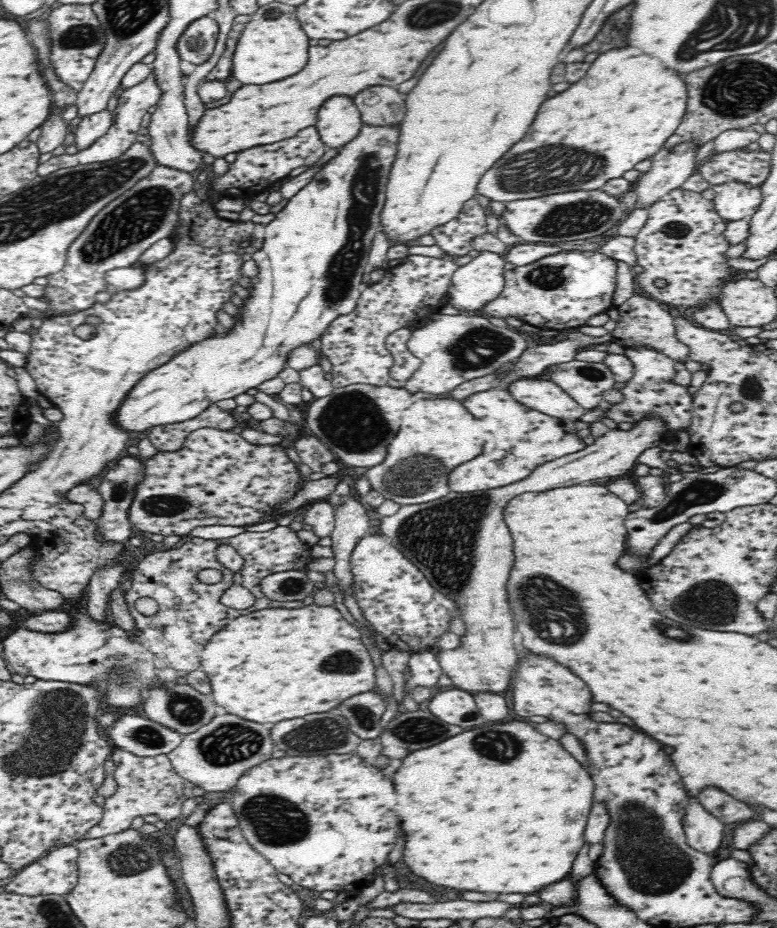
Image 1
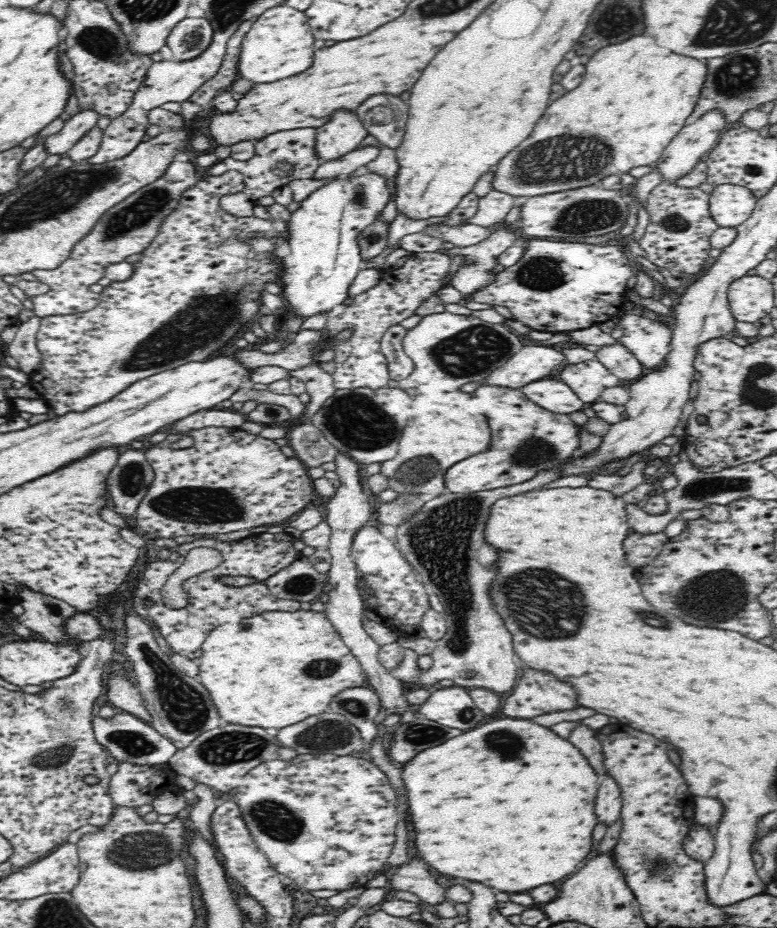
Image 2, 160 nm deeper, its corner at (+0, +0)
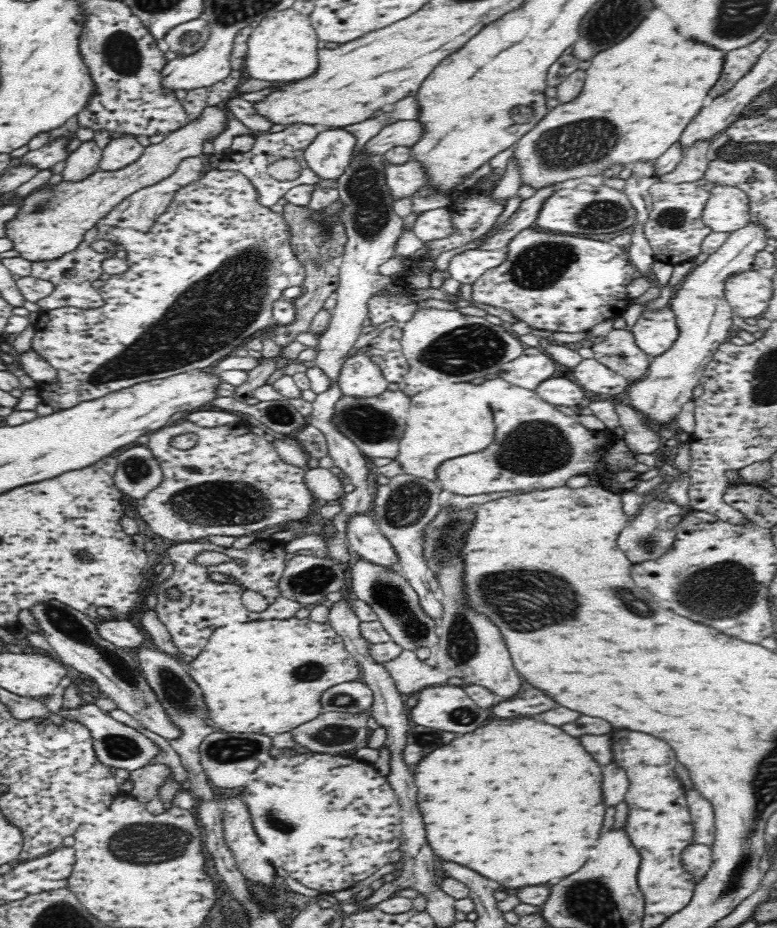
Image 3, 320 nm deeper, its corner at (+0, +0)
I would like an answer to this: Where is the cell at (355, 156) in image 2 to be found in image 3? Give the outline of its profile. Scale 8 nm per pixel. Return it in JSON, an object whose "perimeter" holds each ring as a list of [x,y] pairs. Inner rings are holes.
{"perimeter":[[[399,120],[383,128],[366,144],[368,154],[384,155],[395,146],[405,146],[410,149],[423,137],[425,130],[419,120]]]}

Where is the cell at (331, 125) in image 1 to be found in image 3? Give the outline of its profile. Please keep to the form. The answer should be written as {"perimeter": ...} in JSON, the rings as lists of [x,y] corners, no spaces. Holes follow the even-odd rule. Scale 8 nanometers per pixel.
{"perimeter":[[[342,128],[321,129],[306,147],[304,159],[319,180],[336,181],[350,165],[356,137]]]}

